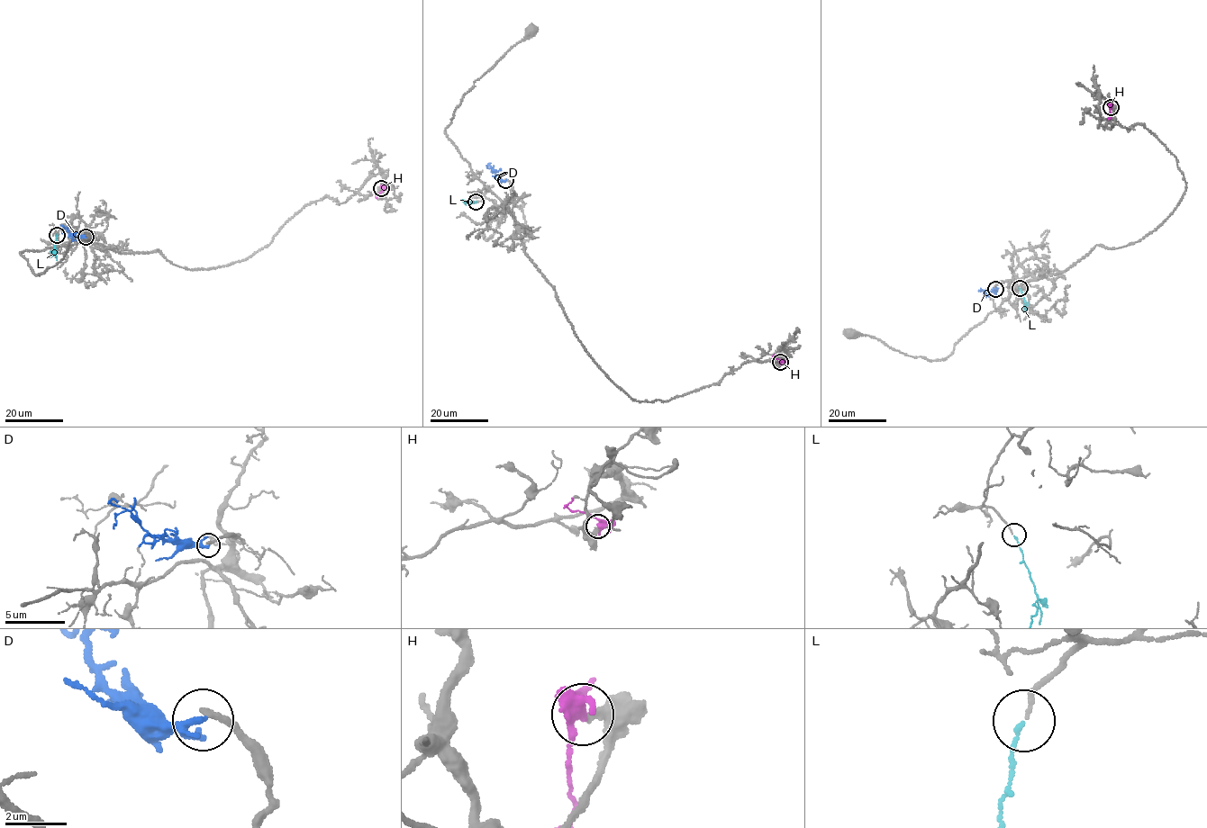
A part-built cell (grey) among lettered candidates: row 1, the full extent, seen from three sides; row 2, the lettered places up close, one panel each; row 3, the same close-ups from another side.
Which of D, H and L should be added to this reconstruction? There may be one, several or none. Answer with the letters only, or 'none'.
L

